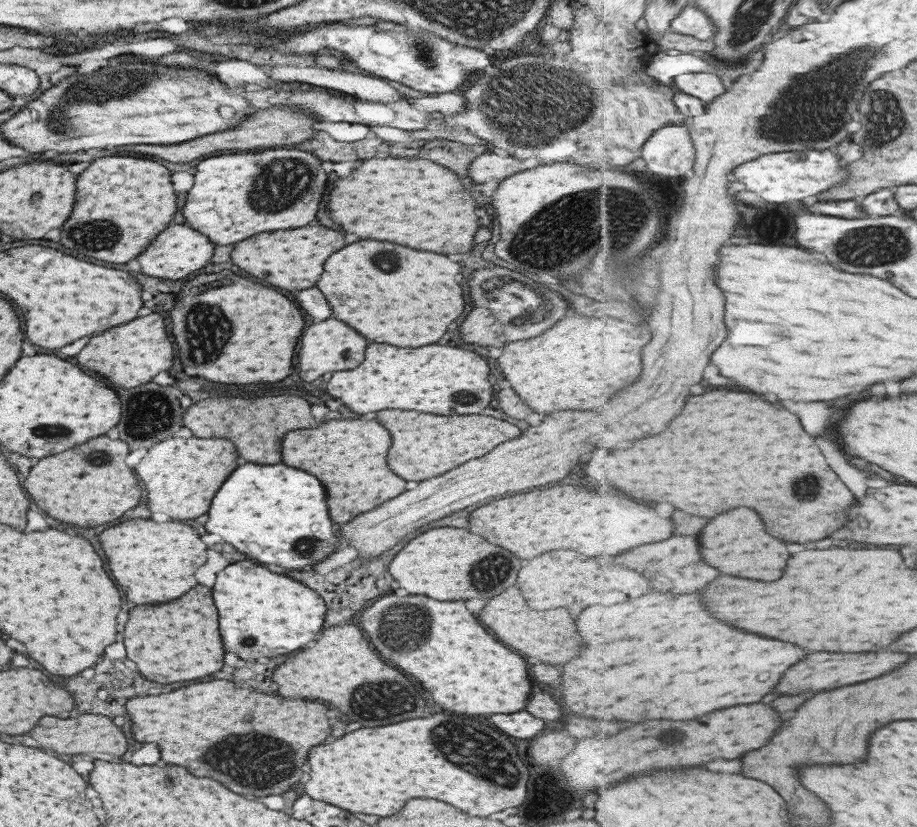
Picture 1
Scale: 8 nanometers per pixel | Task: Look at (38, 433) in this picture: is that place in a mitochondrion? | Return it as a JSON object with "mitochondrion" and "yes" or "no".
{"mitochondrion":"yes"}

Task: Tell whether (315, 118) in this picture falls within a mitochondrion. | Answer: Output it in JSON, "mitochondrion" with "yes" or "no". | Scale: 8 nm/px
{"mitochondrion":"no"}

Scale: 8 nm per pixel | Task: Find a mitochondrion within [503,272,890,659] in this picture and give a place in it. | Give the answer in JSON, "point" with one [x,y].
{"point":[808,486]}

